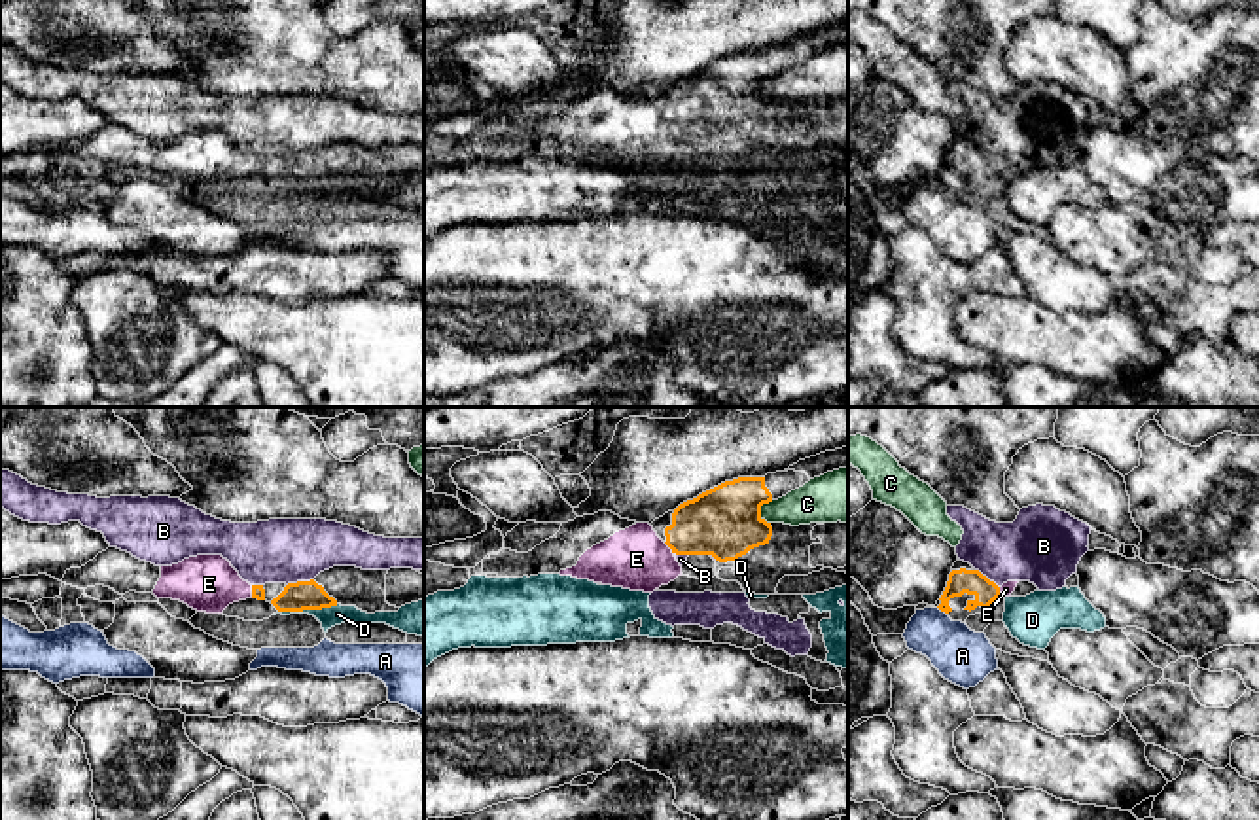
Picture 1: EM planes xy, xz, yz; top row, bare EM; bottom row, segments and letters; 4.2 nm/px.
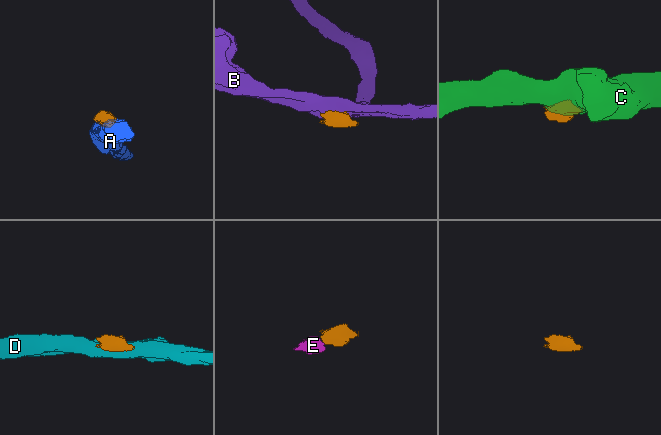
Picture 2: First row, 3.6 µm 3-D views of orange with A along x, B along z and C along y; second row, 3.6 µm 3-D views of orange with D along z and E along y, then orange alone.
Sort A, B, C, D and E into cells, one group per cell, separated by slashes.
A / B / C / D / E

